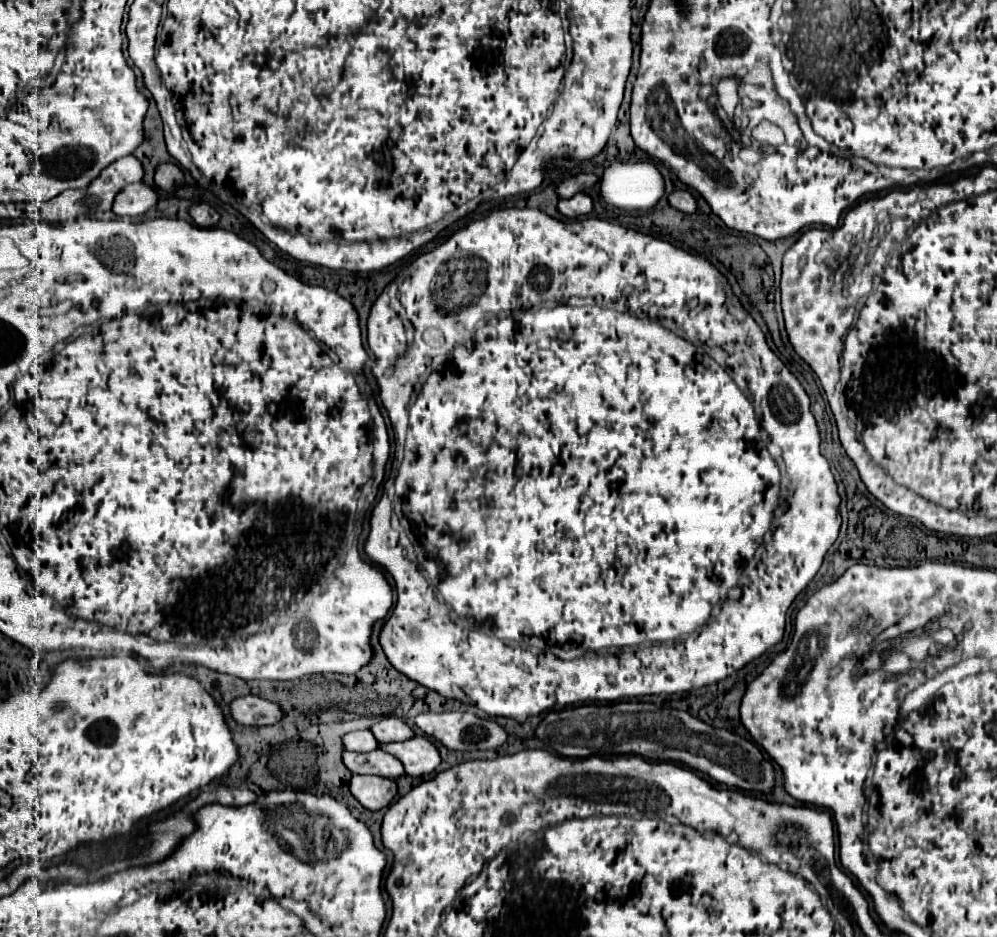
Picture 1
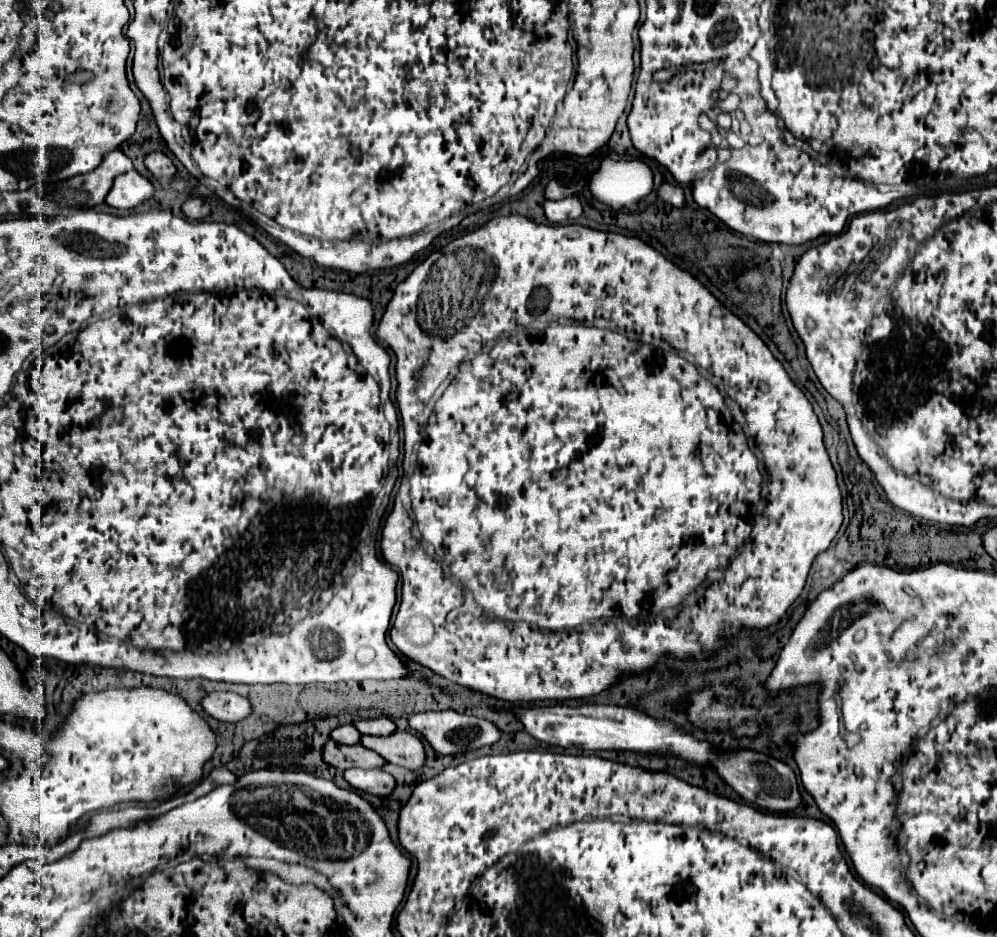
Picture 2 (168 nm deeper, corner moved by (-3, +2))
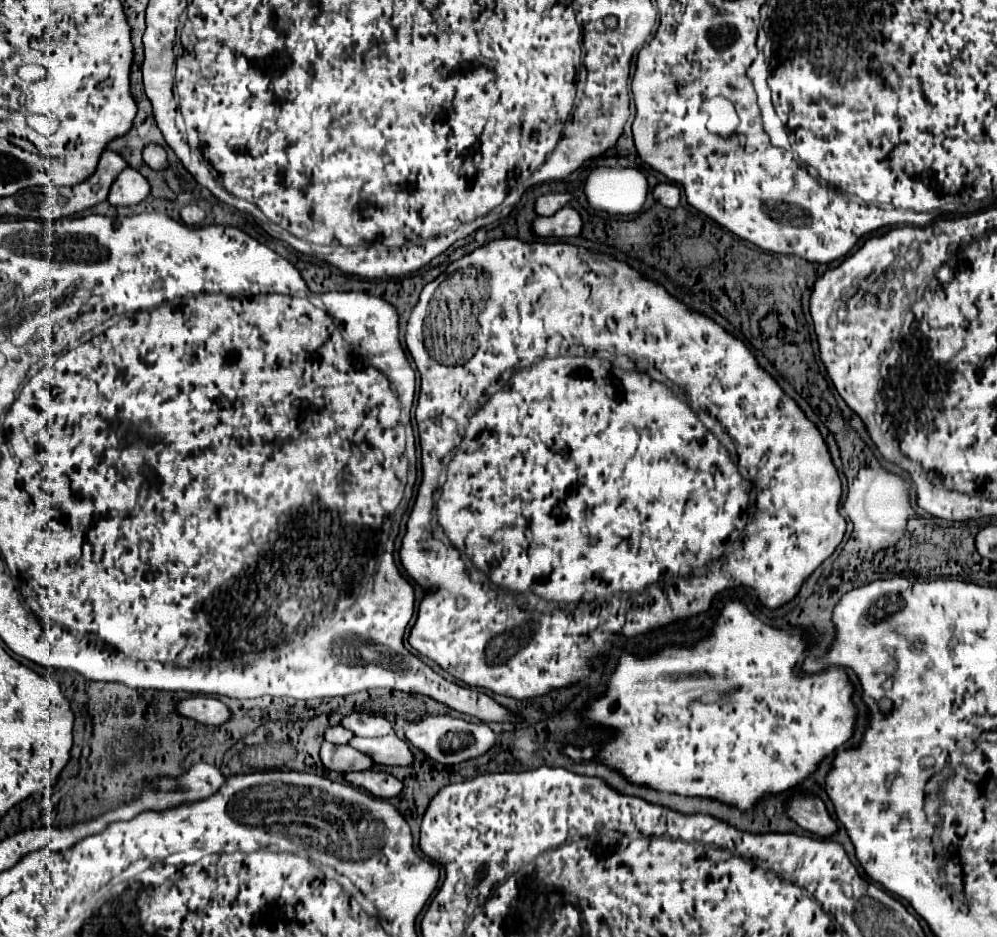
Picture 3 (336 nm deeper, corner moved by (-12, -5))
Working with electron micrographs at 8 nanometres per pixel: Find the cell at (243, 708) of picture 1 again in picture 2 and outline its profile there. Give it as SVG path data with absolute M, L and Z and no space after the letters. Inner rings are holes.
M212 692L202 700L204 710L222 722L240 722L252 714L252 704L236 692Z

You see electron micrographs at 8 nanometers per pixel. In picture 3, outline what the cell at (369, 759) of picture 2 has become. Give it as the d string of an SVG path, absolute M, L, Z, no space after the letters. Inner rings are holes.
M323 743L321 745L321 763L331 769L331 771L365 771L373 767L373 761L363 755L361 751L349 747L349 745L333 745L333 743Z

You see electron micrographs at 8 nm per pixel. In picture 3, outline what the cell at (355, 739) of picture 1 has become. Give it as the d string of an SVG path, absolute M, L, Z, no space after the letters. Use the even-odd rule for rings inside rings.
M335 725L335 727L327 727L325 729L325 741L331 741L331 743L347 743L349 739L353 737L351 731L345 731L345 727L341 725Z

